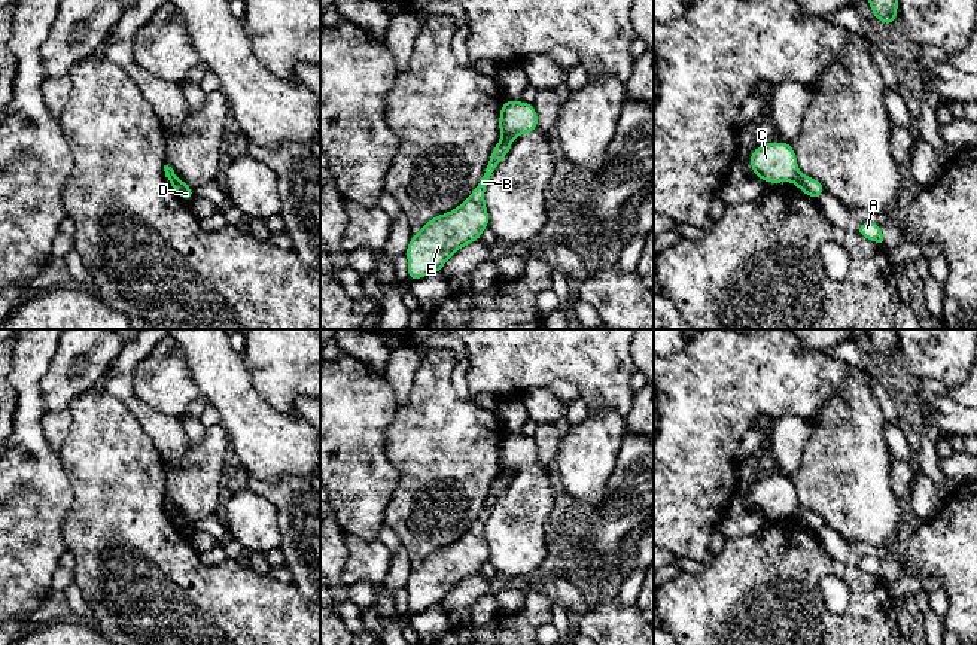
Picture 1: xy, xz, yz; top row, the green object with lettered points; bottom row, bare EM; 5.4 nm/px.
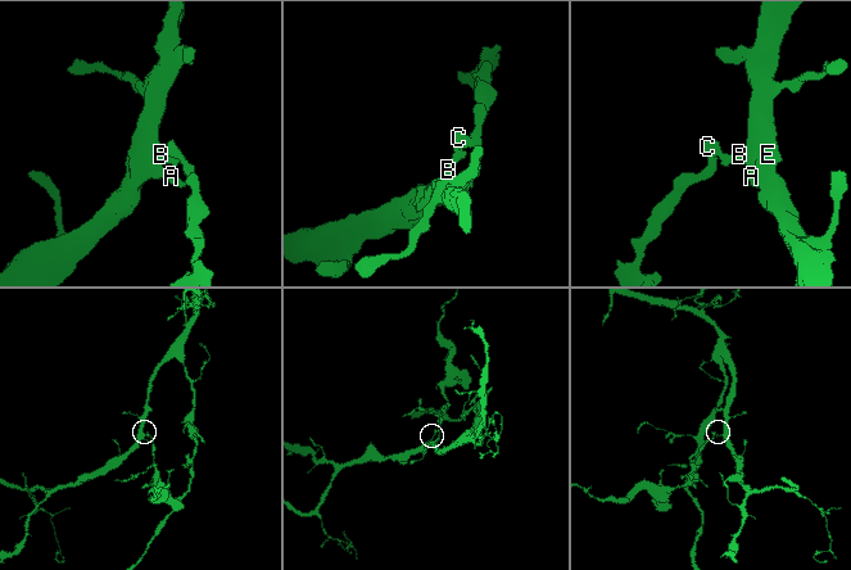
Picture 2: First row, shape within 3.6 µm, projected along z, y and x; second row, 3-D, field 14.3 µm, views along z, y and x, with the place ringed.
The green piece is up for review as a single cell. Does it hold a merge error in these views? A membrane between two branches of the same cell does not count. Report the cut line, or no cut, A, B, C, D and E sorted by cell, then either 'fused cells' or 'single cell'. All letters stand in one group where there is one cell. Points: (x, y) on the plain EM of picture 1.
xz (501, 472), (511, 474) | A B D E / C | fused cells

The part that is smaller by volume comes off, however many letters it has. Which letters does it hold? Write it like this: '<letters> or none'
C

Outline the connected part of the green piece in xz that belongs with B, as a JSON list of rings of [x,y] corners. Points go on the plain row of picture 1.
[[[500,472],[491,486],[481,514],[469,530],[454,544],[432,551],[419,568],[411,569],[405,587],[410,614],[439,606],[459,582],[481,572],[490,554],[484,524],[511,480],[512,474]]]

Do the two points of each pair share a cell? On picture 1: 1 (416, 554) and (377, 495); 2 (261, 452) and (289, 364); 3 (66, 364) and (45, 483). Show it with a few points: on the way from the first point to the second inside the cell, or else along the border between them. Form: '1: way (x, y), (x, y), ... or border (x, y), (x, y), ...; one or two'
1: border (399, 477), (399, 484), (386, 510), (383, 523); two
2: border (252, 383), (277, 410), (298, 416); two
3: border (42, 377), (42, 399), (46, 411); two

